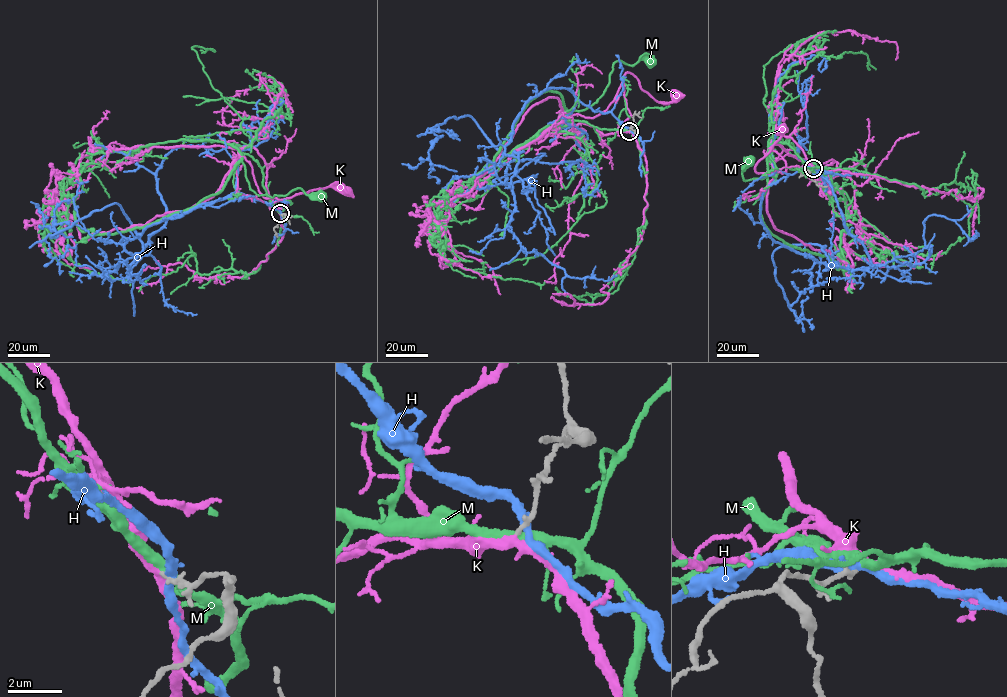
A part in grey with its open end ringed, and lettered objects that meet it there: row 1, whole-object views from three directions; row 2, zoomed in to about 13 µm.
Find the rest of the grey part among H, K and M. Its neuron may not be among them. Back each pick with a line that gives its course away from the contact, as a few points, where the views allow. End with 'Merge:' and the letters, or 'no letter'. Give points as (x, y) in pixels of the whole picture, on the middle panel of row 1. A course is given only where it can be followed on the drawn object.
K: course (629, 131), (604, 135), (564, 120), (604, 111), (628, 72), (659, 102), (677, 96)
Merge: K

